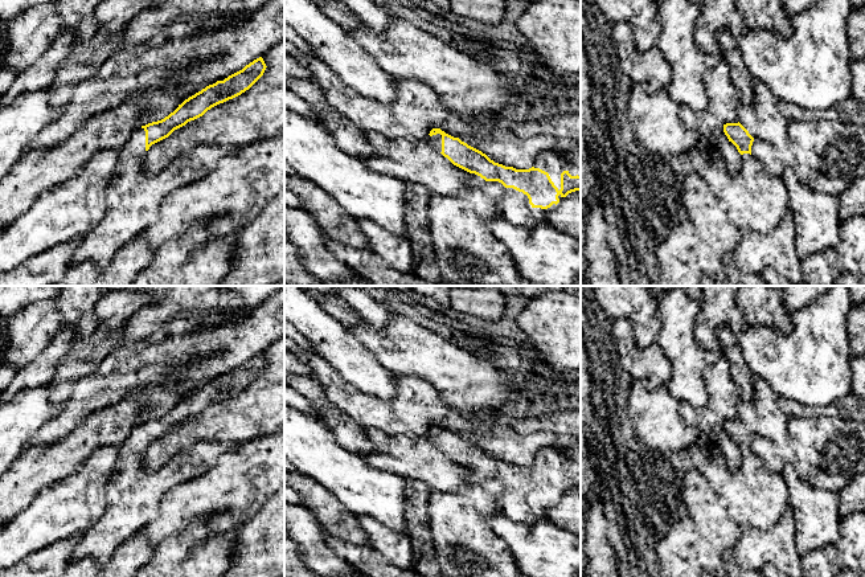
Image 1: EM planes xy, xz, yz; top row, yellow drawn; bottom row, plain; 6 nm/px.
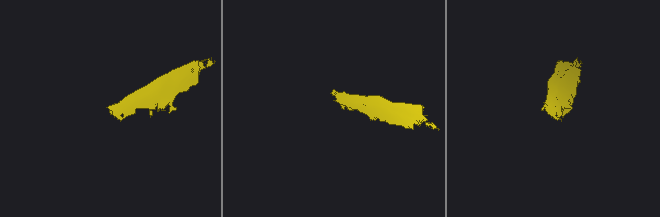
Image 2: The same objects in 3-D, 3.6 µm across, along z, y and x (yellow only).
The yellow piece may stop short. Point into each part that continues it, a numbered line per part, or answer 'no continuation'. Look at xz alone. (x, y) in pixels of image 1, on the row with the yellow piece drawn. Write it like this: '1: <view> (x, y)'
1: xz (435, 140)

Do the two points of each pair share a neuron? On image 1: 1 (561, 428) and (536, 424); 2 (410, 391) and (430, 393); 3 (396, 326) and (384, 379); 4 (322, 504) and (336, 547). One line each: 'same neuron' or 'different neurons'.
1: same neuron
2: same neuron
3: different neurons
4: different neurons

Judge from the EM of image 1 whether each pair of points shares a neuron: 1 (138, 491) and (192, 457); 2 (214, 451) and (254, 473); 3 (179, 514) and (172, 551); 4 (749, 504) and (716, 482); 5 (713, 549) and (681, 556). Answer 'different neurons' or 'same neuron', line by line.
1: same neuron
2: different neurons
3: different neurons
4: same neuron
5: different neurons

